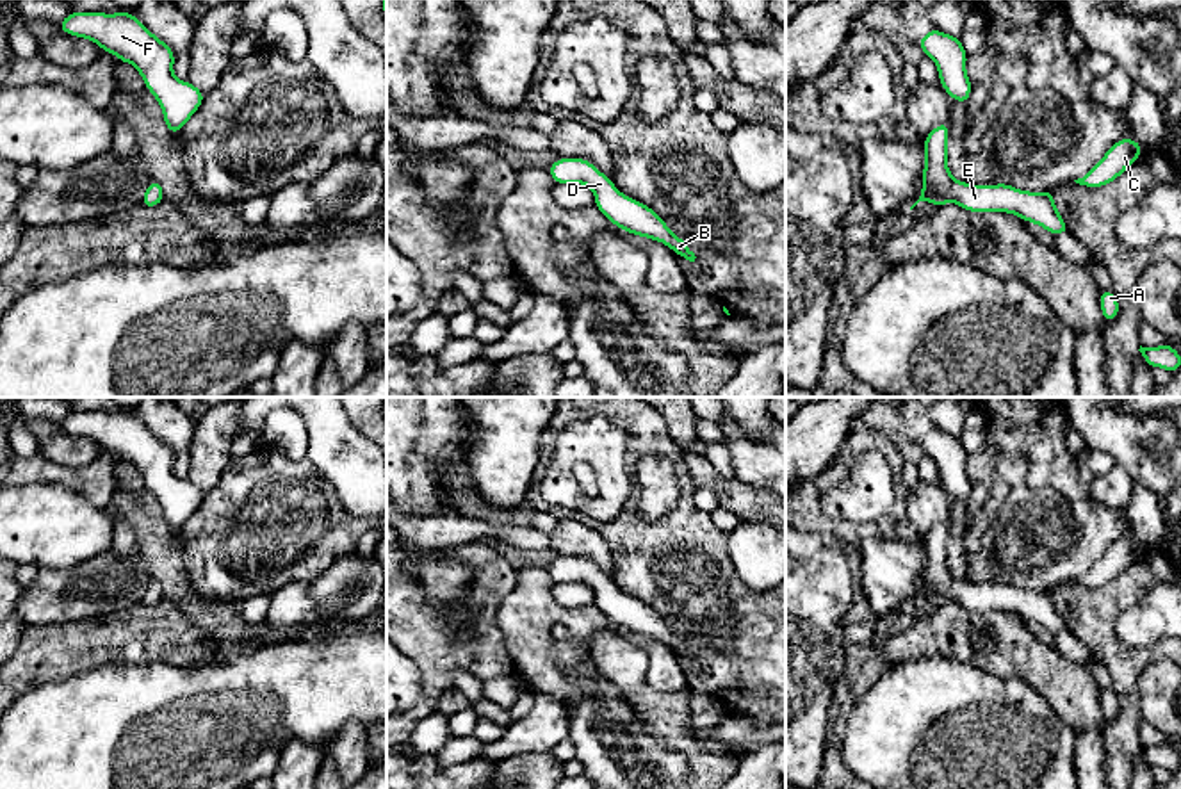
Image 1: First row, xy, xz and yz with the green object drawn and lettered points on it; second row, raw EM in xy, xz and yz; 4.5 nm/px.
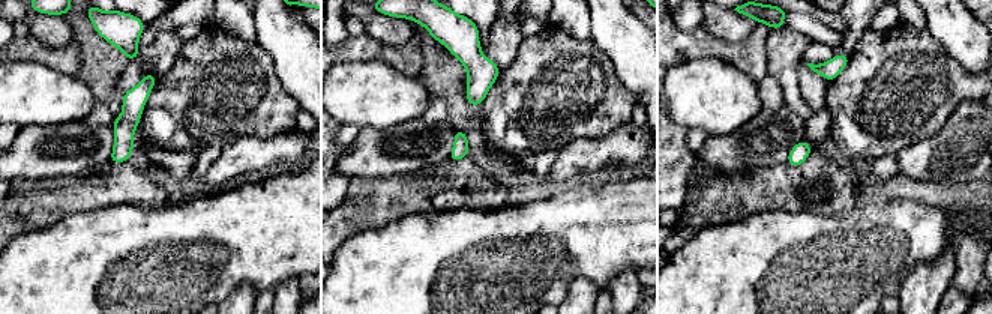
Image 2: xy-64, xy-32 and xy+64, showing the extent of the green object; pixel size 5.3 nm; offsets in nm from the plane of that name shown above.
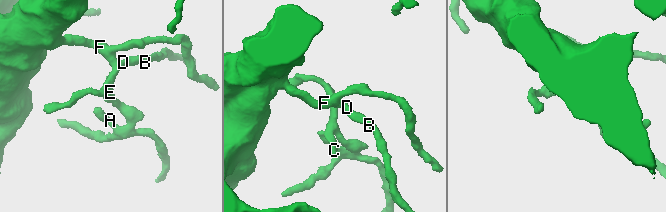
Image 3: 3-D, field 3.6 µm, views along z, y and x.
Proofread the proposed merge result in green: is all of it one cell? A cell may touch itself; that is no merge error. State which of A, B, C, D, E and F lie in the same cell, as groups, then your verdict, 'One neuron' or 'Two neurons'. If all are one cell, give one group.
Groups: A B C D E F. One neuron

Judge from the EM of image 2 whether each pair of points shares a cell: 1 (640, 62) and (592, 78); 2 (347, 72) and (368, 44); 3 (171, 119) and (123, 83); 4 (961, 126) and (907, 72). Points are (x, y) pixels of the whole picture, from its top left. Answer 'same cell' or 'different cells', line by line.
1: different cells
2: different cells
3: different cells
4: different cells

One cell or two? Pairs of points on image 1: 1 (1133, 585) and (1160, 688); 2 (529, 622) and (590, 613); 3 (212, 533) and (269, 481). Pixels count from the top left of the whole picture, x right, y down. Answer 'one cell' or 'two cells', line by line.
1: two cells
2: one cell
3: one cell

